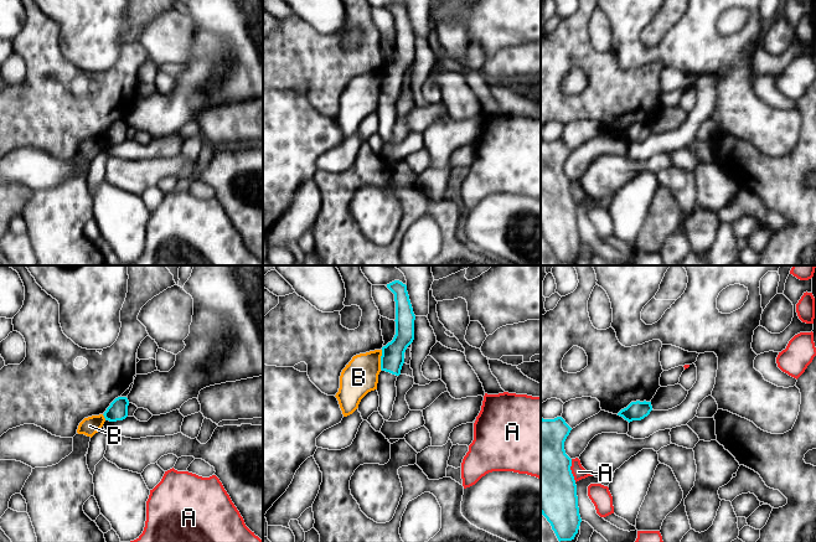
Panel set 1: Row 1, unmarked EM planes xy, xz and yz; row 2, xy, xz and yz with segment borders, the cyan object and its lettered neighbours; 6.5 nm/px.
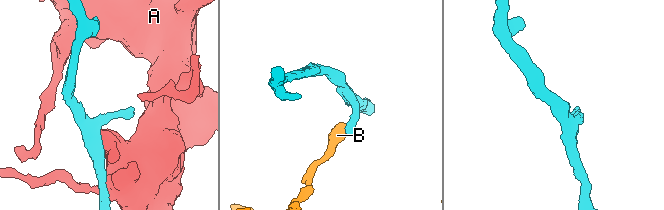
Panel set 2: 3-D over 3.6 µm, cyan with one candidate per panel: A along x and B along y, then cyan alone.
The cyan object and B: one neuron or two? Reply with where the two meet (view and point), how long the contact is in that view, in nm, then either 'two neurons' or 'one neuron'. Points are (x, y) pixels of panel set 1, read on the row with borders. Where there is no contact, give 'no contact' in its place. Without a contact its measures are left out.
xz (381, 360) | 130 nm | two neurons

